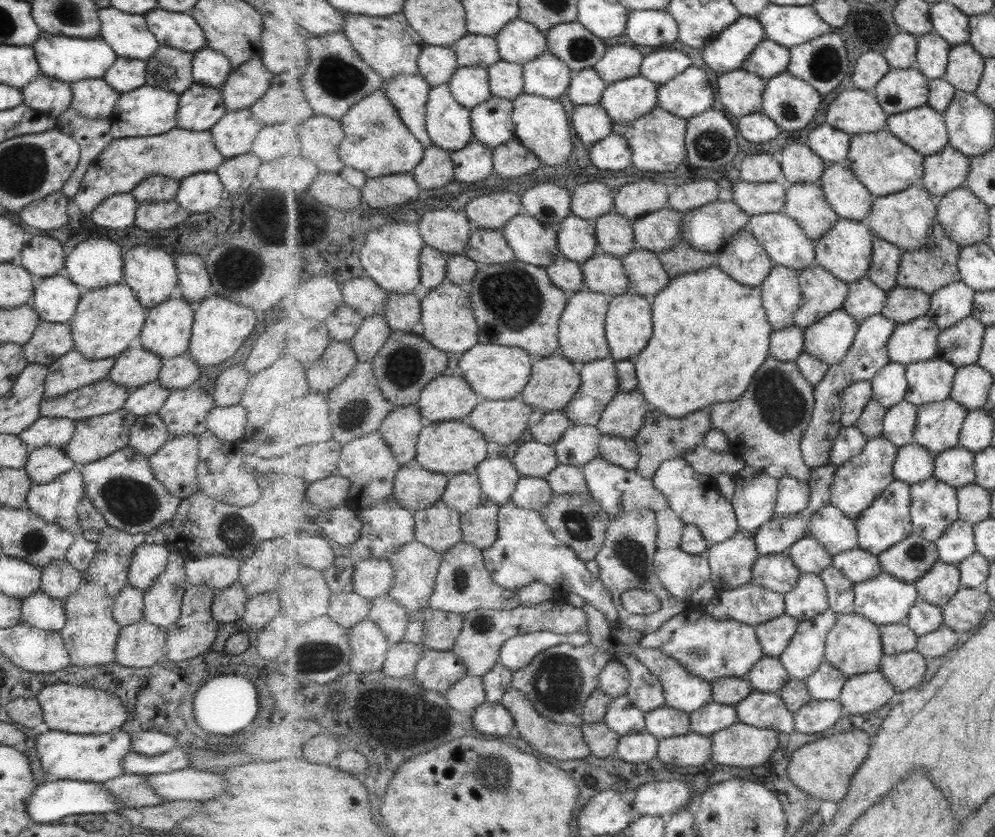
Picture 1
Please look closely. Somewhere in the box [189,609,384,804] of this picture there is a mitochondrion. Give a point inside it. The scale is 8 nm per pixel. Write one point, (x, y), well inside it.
(321, 651)

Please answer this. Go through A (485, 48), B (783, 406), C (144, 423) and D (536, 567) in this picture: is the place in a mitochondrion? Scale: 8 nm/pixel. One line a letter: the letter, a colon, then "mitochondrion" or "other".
A: other
B: mitochondrion
C: other
D: other

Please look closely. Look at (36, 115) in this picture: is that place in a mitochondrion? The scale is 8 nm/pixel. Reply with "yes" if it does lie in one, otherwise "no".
no

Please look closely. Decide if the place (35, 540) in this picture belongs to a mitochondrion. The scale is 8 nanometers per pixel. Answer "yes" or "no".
yes

